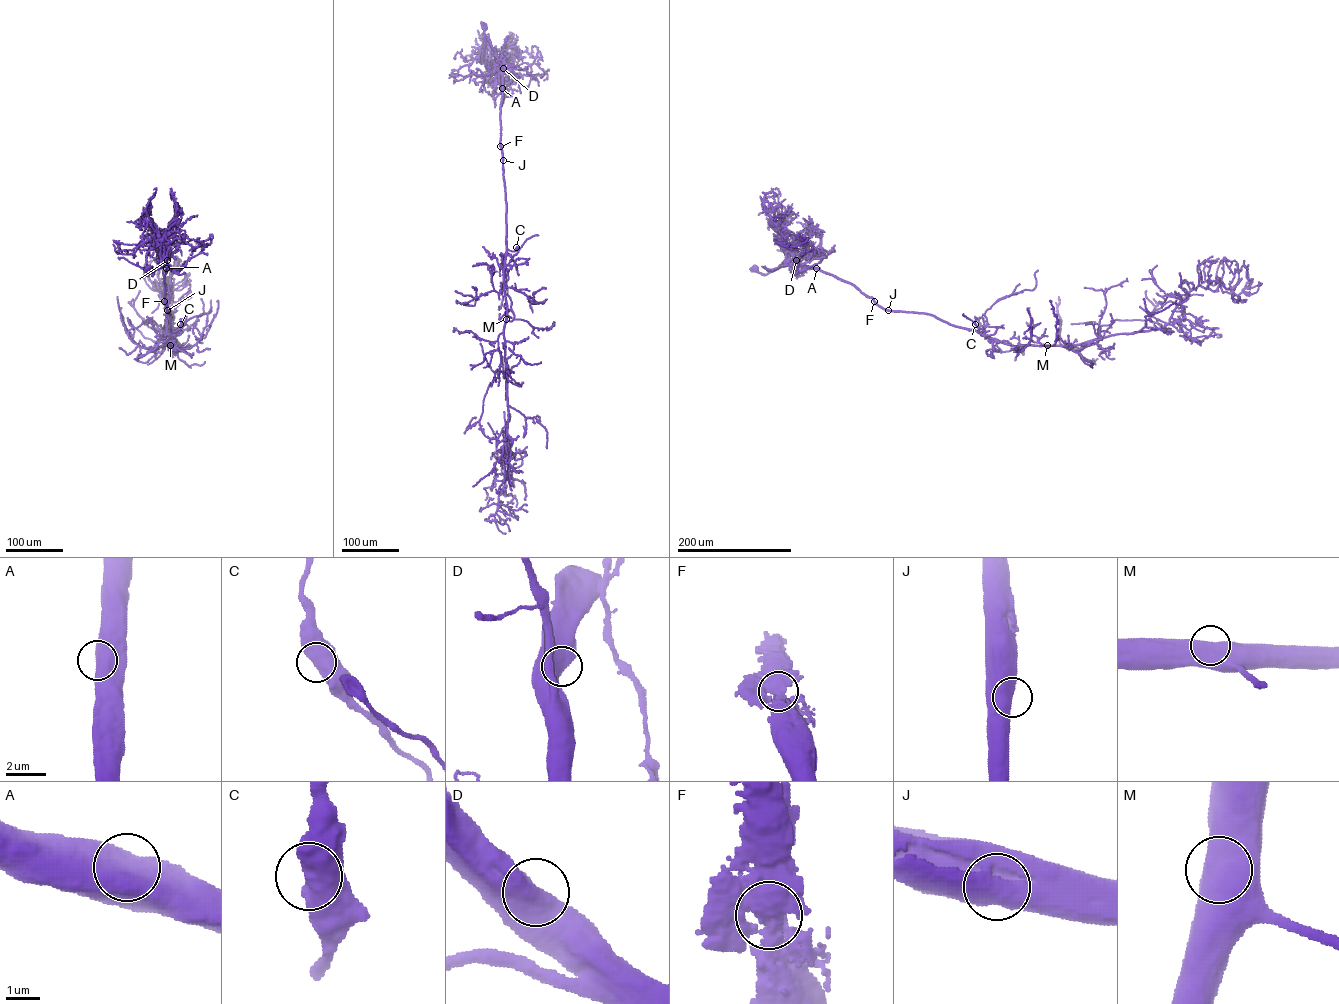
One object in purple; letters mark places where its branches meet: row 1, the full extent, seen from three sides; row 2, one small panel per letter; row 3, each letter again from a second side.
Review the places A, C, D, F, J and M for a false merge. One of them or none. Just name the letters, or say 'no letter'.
no letter

